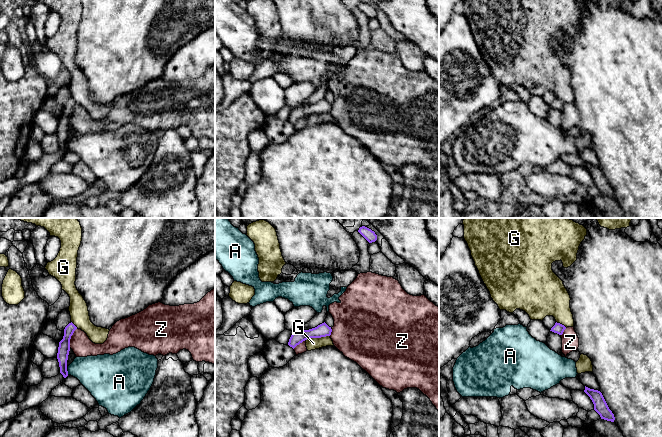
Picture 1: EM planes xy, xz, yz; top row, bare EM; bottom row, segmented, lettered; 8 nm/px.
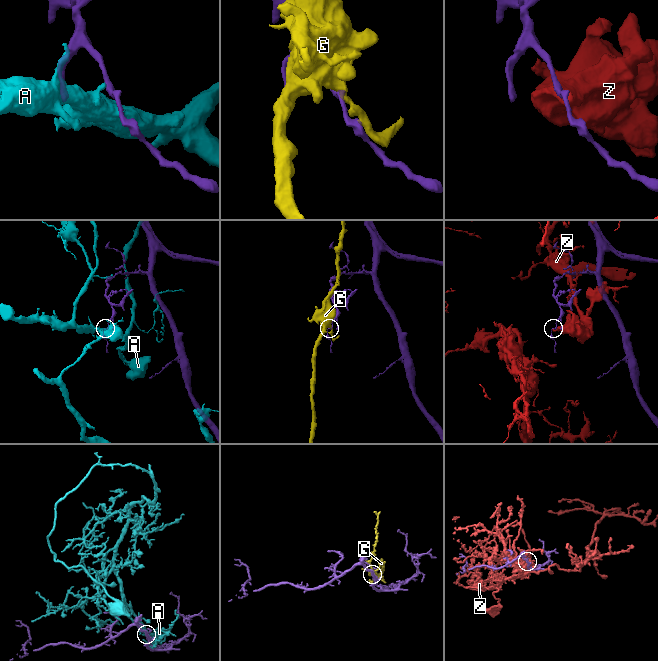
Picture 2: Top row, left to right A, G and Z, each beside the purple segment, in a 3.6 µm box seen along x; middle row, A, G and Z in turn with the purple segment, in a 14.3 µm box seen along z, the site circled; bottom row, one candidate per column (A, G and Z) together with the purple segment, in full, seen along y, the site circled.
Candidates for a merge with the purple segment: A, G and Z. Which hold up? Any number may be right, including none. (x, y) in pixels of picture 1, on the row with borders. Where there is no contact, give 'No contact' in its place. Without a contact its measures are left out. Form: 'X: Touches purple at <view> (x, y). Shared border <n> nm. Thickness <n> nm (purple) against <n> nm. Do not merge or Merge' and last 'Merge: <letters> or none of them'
A: Touches purple at xy (67, 372). Shared border 40 nm. Thickness 100 nm (purple) against 300 nm. Do not merge
G: Touches purple at xz (317, 337). Shared border 200 nm. Thickness 110 nm (purple) against 100 nm. Do not merge
Z: Touches purple at xy (70, 338). Shared border 170 nm. Thickness 100 nm (purple) against 170 nm. Do not merge
Merge: none of them

